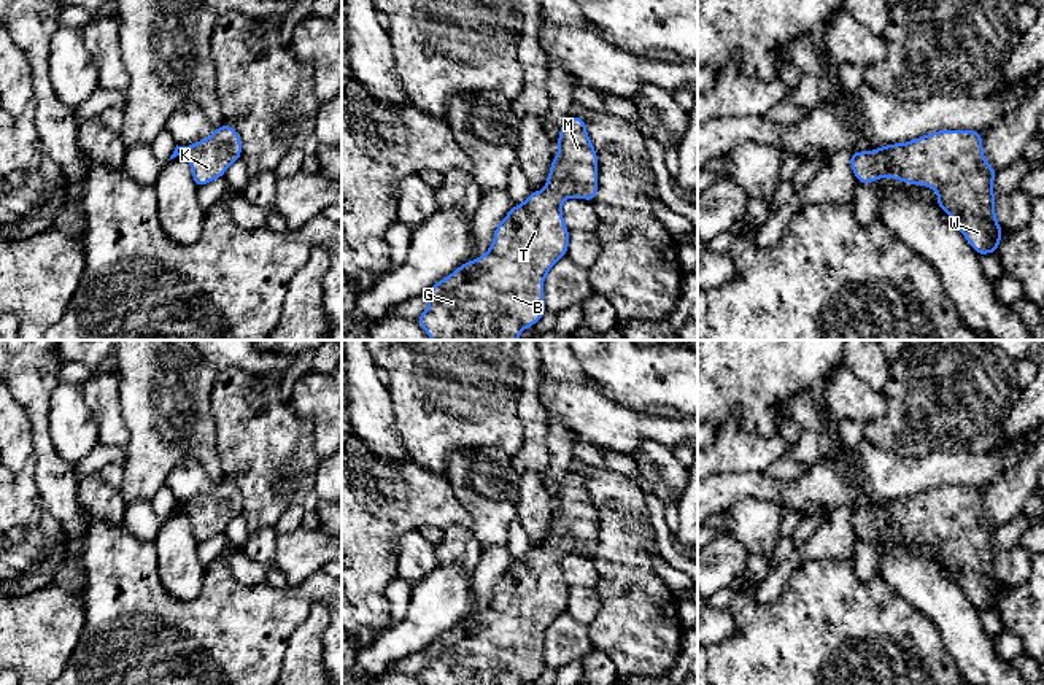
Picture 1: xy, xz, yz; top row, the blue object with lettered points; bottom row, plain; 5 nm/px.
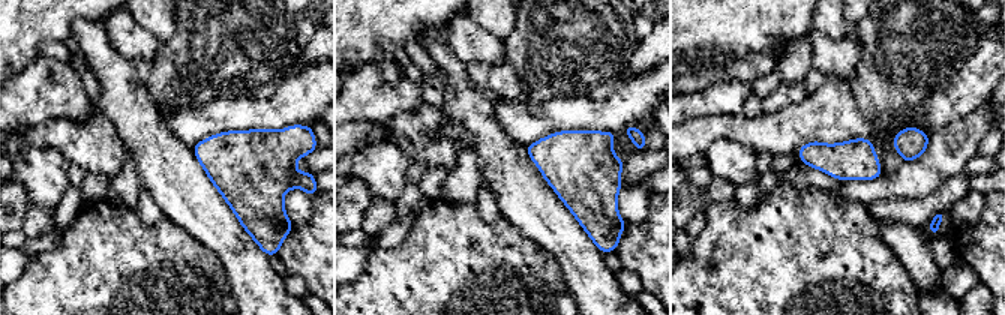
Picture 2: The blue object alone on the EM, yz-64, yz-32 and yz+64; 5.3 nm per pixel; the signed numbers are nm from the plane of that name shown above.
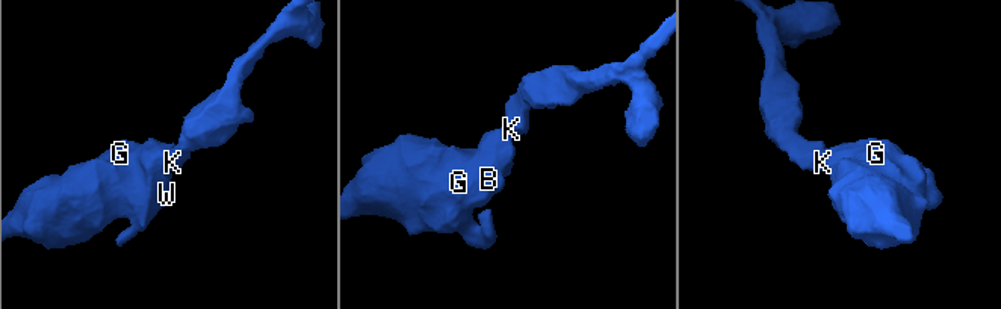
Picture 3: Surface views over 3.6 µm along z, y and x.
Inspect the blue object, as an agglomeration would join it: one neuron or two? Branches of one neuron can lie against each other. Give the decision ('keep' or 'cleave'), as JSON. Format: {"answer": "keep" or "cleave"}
{"answer": "keep"}

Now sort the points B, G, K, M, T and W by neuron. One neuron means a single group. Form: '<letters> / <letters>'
B G K M T W

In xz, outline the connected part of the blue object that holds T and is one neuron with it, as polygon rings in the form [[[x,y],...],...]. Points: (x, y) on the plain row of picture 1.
[[[569,472],[558,493],[559,510],[553,512],[545,547],[532,547],[521,561],[513,561],[496,582],[489,606],[459,621],[451,631],[424,648],[429,664],[416,672],[423,685],[526,685],[547,668],[543,636],[558,615],[567,610],[569,585],[563,575],[563,556],[594,558],[597,550],[597,510],[583,474]]]

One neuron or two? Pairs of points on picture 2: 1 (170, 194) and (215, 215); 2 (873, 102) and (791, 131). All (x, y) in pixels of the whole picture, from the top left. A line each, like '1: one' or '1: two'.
1: one
2: two

